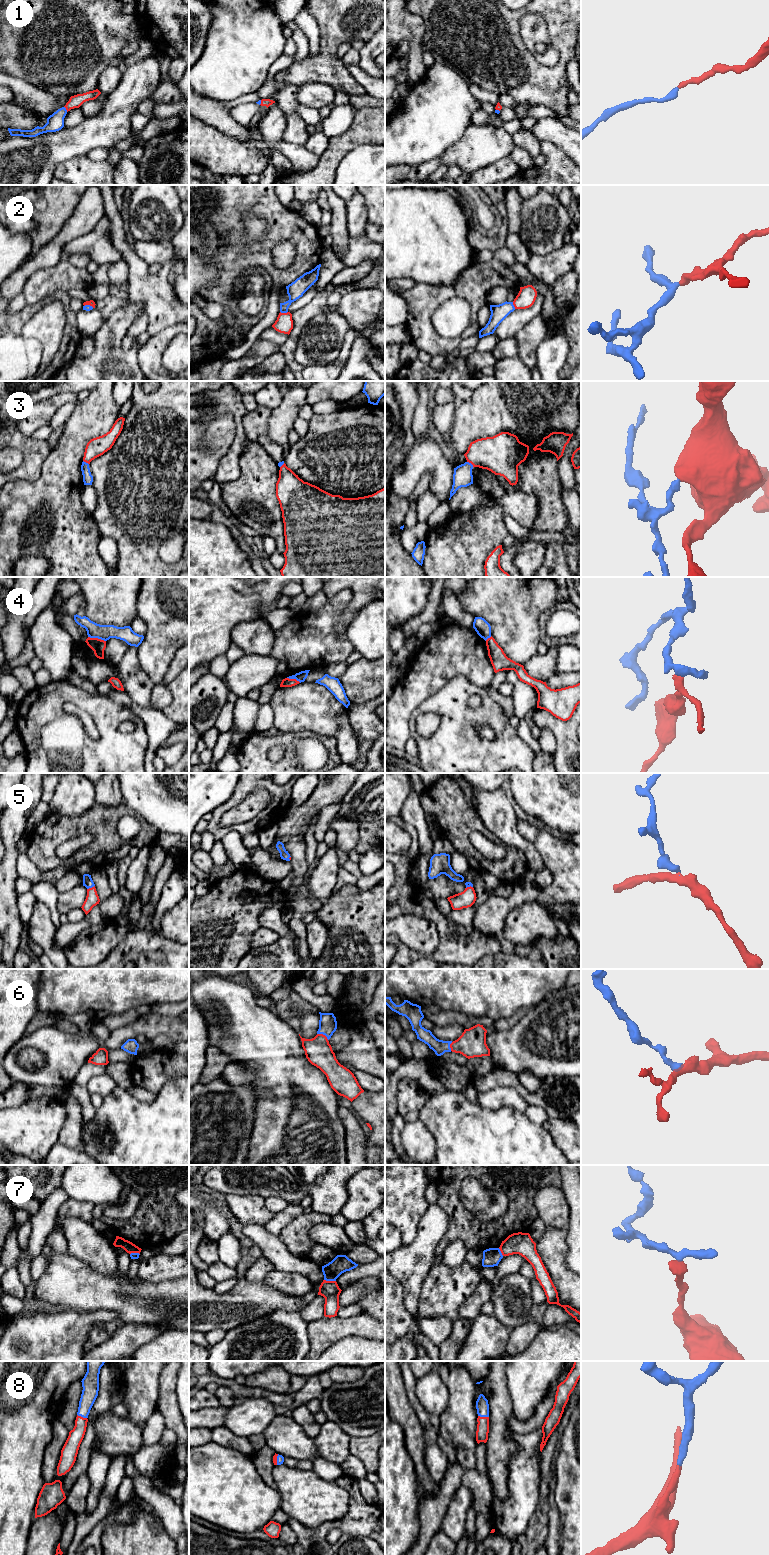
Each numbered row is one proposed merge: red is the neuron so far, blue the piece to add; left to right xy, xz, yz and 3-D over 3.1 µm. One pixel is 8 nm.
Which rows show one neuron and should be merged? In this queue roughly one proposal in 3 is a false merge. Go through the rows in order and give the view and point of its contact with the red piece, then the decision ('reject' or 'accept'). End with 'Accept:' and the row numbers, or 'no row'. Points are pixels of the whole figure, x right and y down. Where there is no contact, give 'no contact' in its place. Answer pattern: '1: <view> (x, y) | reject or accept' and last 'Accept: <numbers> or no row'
1: xy (66, 109) | accept
2: xz (284, 313) | accept
3: yz (470, 462) | reject
4: xy (97, 638) | reject
5: xy (90, 888) | accept
6: xz (322, 1034) | accept
7: xz (330, 1281) | reject
8: yz (483, 1417) | accept
Accept: 1, 2, 5, 6, 8

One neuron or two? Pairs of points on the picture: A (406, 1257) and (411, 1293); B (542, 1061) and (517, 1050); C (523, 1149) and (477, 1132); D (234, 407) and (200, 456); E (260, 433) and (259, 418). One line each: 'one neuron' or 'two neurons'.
A: one neuron
B: one neuron
C: one neuron
D: two neurons
E: one neuron

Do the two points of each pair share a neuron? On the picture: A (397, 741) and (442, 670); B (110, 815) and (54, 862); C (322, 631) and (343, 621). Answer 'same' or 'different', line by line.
A: same
B: same
C: different

